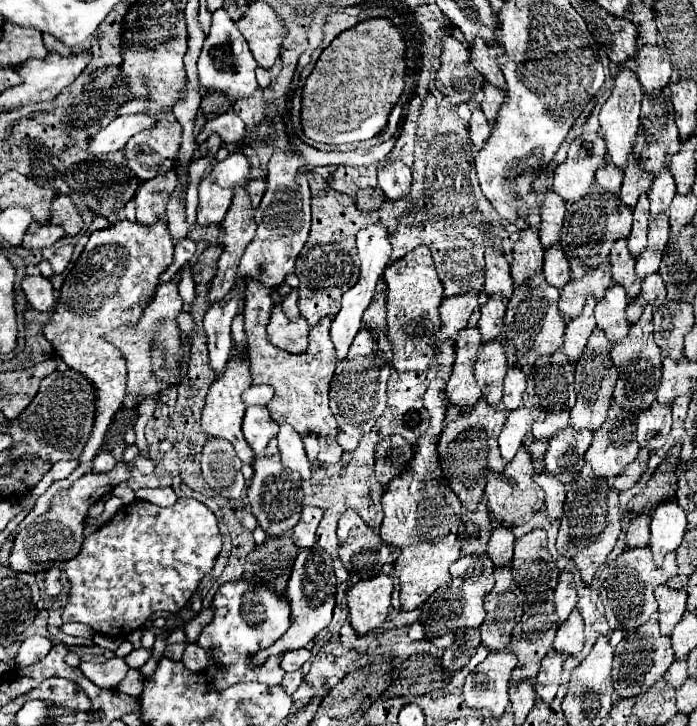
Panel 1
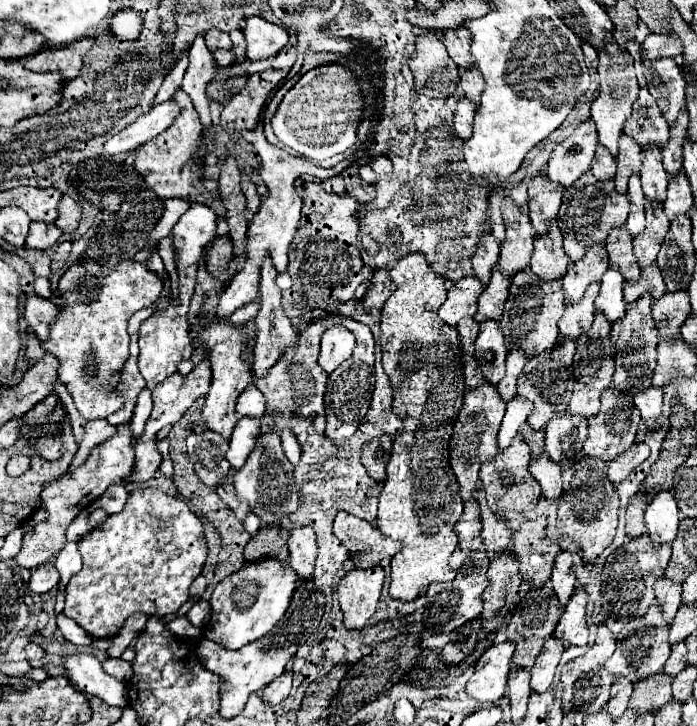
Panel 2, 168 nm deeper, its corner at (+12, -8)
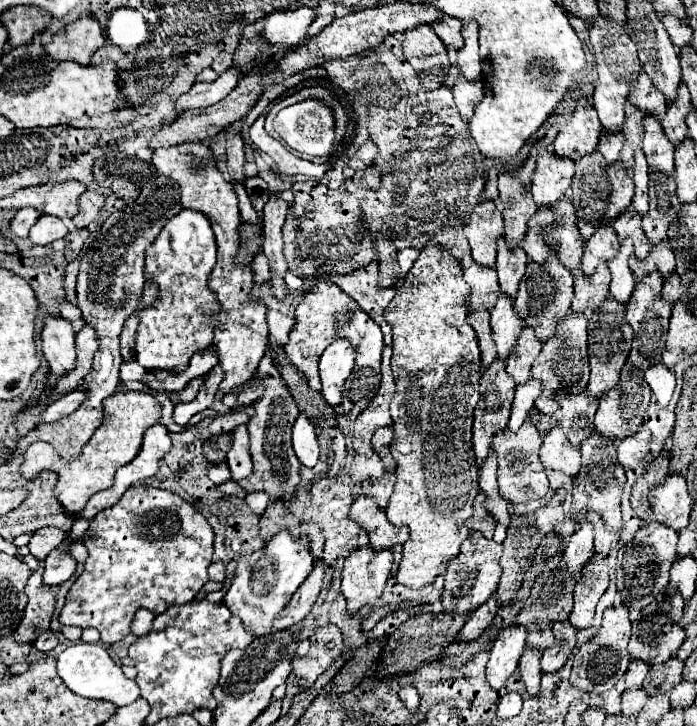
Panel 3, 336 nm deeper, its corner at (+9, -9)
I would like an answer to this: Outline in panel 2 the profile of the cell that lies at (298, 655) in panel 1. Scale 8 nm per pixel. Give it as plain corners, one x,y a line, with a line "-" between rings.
284,673
282,677
278,677
276,681
272,681
264,691
262,691
262,701
266,703
266,705
278,705
278,703
282,703
288,695
290,695
290,689
292,689
292,673

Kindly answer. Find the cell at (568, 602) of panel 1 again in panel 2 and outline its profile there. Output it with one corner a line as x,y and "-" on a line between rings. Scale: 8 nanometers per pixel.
570,551
558,553
558,557
554,561
554,569
552,569
552,587
560,599
560,605
566,605
570,595
576,589
576,575
572,571
572,553

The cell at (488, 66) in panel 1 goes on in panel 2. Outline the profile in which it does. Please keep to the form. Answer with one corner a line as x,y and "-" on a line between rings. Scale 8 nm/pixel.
456,27
456,29
444,31
442,43
446,45
450,57
454,59
454,63
458,63
458,67
474,65
470,61
470,37
468,37
468,29
466,27

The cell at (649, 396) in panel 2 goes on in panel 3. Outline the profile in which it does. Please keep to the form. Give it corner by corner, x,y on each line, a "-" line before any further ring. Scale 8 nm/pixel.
657,364
645,372
645,382
651,388
653,400
659,406
667,406
673,390
675,390
675,374
667,370
663,364

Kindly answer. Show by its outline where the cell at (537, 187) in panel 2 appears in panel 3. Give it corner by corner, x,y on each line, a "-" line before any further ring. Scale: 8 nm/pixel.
541,148
537,156
537,168
533,176
533,202
537,206
553,206
571,186
573,178
573,162
555,158
553,150

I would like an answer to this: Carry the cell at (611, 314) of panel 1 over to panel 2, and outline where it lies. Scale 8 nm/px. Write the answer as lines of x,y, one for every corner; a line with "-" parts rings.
610,267
602,277
600,295
596,297
596,309
602,311
610,323
624,317
624,311
626,311
622,285
624,285
624,277
620,275
620,269

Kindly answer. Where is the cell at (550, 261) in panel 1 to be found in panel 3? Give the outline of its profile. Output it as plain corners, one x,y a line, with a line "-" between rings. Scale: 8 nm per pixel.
563,196
557,202
557,206
549,206
547,210
537,210
535,218
531,218
531,222
529,222
527,238
523,240
521,248
537,264
543,264
551,254
555,254
559,264
563,264
569,270
575,270
579,266
581,254
583,254
583,240
579,238
579,230
577,230
575,222
577,222
575,208
573,208
571,200
567,196

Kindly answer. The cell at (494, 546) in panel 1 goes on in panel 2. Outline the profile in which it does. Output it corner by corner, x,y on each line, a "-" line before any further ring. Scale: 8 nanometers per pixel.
478,485
478,503
480,503
480,515
482,515
482,541
484,541
484,547
488,551
498,551
498,549
506,549
512,533
506,525
506,521
498,519
486,505
486,493
484,493
484,487

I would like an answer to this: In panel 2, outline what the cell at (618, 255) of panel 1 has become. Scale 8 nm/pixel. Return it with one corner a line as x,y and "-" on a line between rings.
624,225
620,229
612,229
606,239
606,249
610,255
610,265
620,267
626,281
636,281
640,277
640,267
636,255
632,253
632,235
628,235

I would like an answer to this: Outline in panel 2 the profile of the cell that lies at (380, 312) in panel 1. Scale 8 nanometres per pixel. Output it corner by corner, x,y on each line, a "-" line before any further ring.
376,269
376,271
374,271
372,285
370,285
370,289
366,291
366,297
364,297
364,307
366,307
366,311
378,315
378,311
380,311
382,305
384,305
384,301
392,295
394,289
396,289
396,285
390,281
388,271
386,271
386,269

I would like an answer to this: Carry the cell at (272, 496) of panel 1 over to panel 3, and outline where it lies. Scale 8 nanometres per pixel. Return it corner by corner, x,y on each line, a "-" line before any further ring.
257,374
255,378
263,382
265,394
251,406
253,416
247,428
251,434
253,472
247,478
239,480
239,484
245,492
265,492
273,500
291,500
301,480
299,478
301,462
295,458
295,452
291,448
291,426
299,416
299,408
281,378
263,378
261,374

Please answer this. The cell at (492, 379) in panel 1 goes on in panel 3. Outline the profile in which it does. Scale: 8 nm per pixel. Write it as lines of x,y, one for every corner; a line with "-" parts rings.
499,296
497,304
491,308
491,330
493,340
497,346
497,360
507,362
511,356
511,350
517,342
517,336
523,328
521,318
513,310
513,300
507,296

